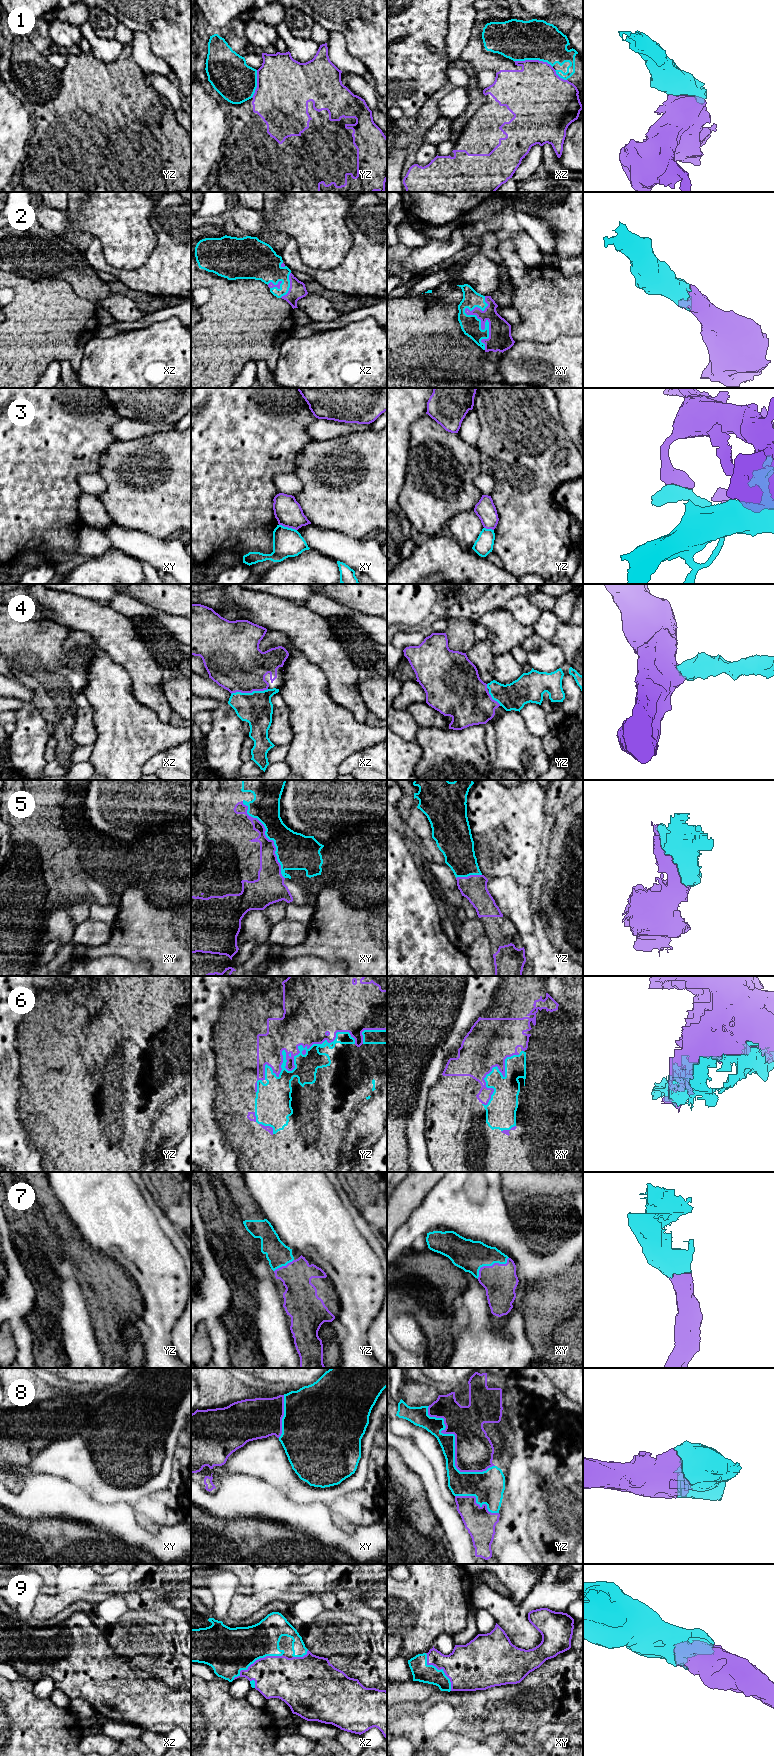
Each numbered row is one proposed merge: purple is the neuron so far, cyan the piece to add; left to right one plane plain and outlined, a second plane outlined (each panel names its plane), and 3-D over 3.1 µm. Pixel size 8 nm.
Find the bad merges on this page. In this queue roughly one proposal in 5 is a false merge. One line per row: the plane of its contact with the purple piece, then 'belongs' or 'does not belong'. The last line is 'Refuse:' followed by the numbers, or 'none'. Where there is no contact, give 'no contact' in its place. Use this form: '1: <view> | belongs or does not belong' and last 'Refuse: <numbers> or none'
1: xz | does not belong
2: xy | belongs
3: xy | does not belong
4: xz | belongs
5: xy | belongs
6: yz | belongs
7: xy | belongs
8: yz | belongs
9: xz | belongs
Refuse: 1, 3

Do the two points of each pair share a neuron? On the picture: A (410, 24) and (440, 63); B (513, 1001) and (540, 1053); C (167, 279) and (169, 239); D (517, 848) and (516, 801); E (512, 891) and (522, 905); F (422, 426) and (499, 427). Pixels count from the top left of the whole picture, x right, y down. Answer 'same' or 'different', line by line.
A: same
B: same
C: same
D: same
E: same
F: different

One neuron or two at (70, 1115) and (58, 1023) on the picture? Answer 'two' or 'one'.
one

